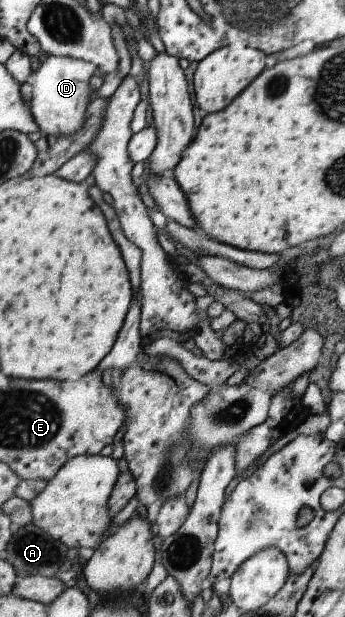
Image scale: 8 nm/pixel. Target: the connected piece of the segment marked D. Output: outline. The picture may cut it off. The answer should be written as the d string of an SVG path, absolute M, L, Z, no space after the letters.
M48 56L44 63L31 70L28 80L32 84L29 99L30 115L38 126L41 134L54 135L54 137L70 137L74 135L82 123L84 113L90 101L88 73L86 63L74 57Z

